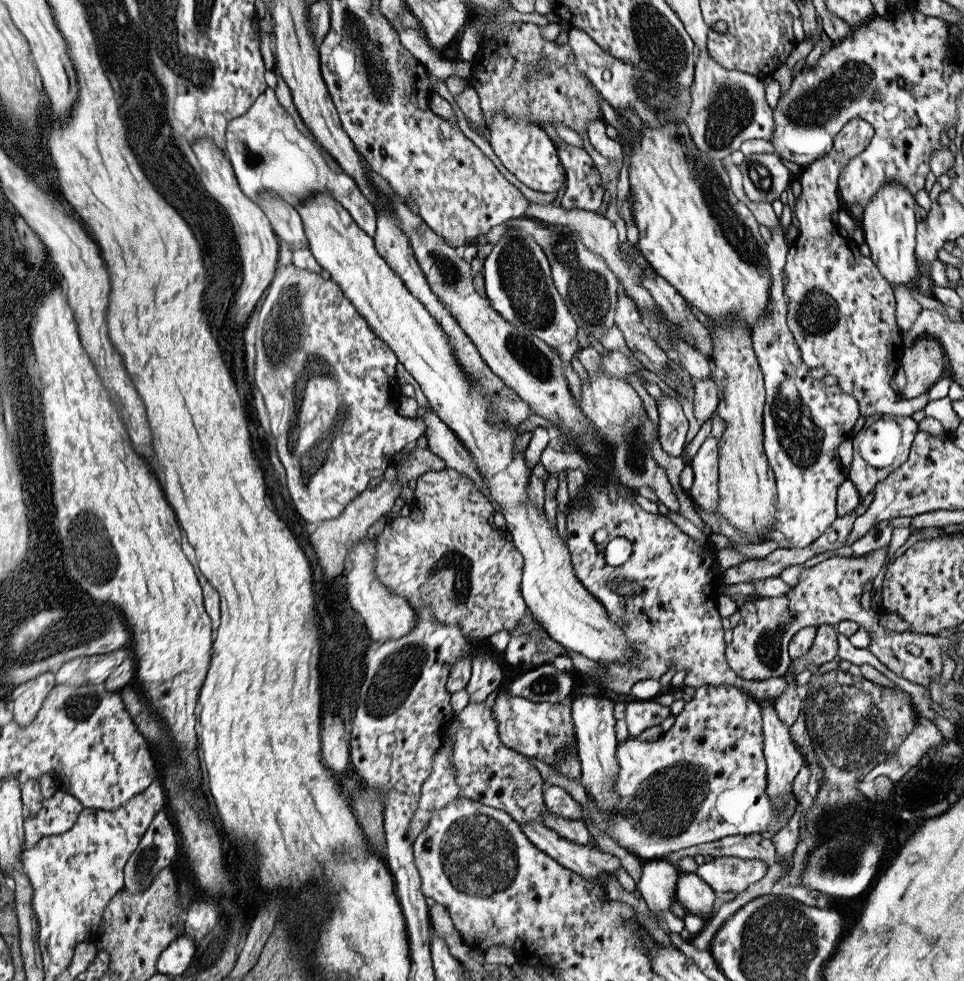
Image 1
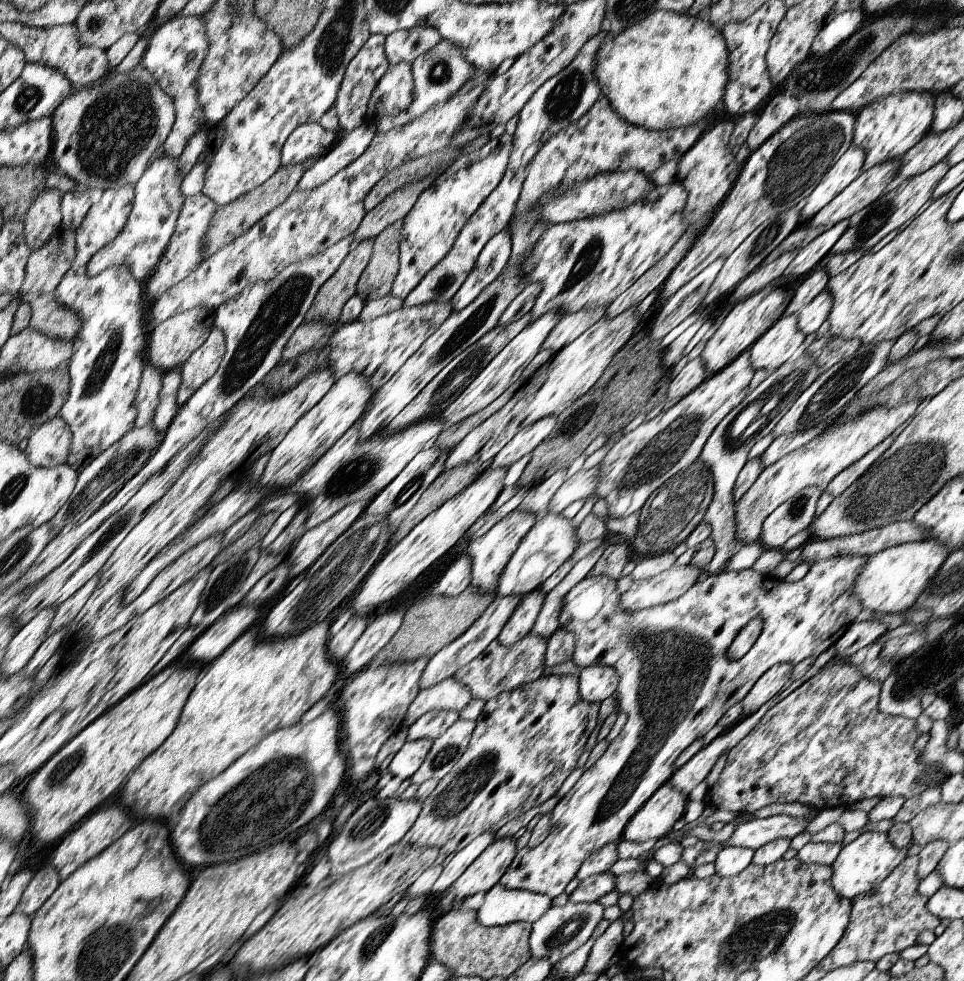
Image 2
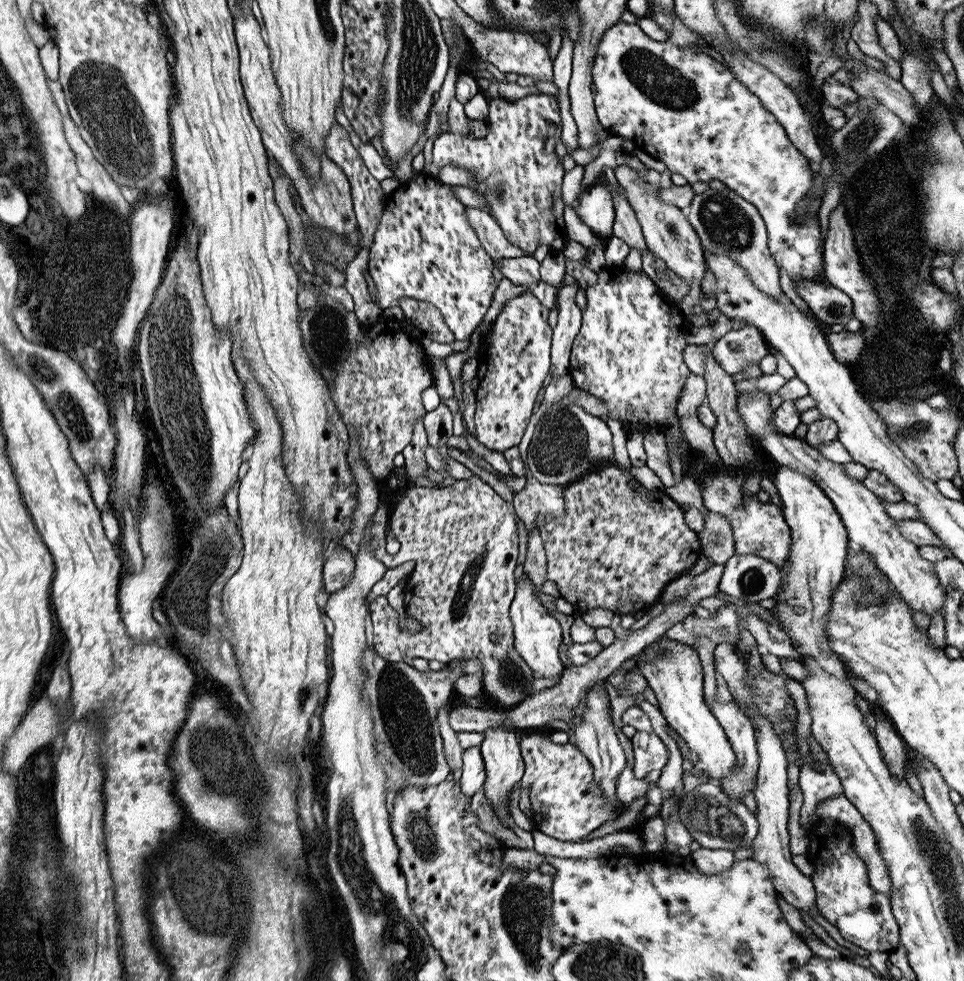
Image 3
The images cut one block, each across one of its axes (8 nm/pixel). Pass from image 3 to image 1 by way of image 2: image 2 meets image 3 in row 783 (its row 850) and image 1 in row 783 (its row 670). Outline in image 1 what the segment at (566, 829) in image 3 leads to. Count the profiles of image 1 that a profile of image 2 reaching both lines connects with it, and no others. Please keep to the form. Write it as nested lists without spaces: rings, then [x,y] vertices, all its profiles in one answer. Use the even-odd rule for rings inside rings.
[[[701,686],[687,694],[683,710],[675,716],[673,726],[663,732],[655,742],[639,742],[629,738],[617,746],[615,758],[619,764],[615,776],[615,790],[623,794],[623,806],[615,810],[613,816],[601,816],[587,796],[585,810],[581,808],[581,820],[591,818],[591,822],[609,834],[613,842],[631,852],[635,858],[665,860],[673,852],[695,848],[699,844],[709,844],[723,840],[725,836],[751,836],[761,832],[779,832],[789,824],[797,808],[797,798],[789,790],[781,808],[773,808],[767,800],[769,778],[765,772],[763,754],[763,732],[761,732],[761,704],[755,702],[747,692],[737,686]],[[741,784],[741,808],[715,808],[715,798],[723,790],[735,790]]]

